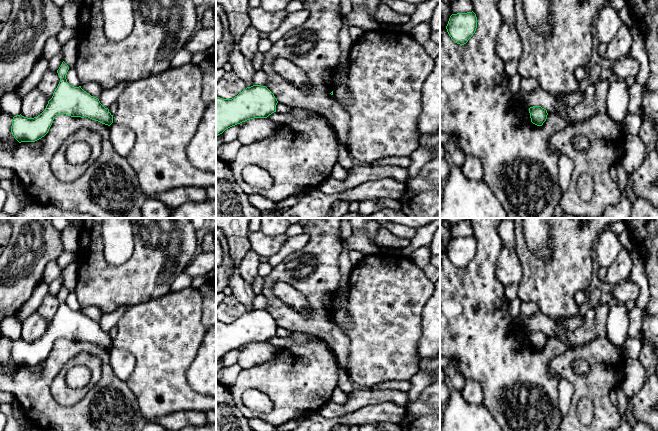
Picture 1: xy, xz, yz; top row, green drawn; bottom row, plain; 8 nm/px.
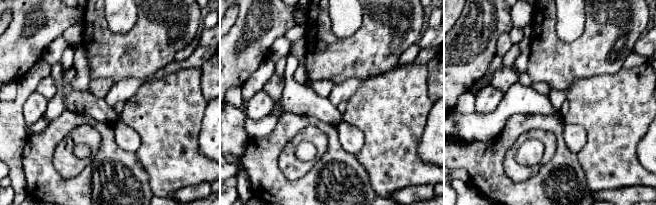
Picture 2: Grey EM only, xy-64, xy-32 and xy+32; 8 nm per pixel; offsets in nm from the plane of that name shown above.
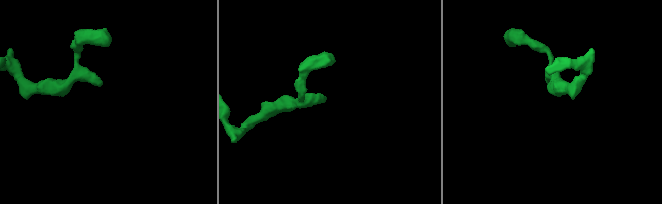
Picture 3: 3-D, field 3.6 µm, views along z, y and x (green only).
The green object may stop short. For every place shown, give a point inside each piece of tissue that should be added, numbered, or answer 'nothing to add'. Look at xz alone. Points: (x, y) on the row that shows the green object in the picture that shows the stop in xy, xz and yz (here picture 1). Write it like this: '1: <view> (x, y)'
nothing to add

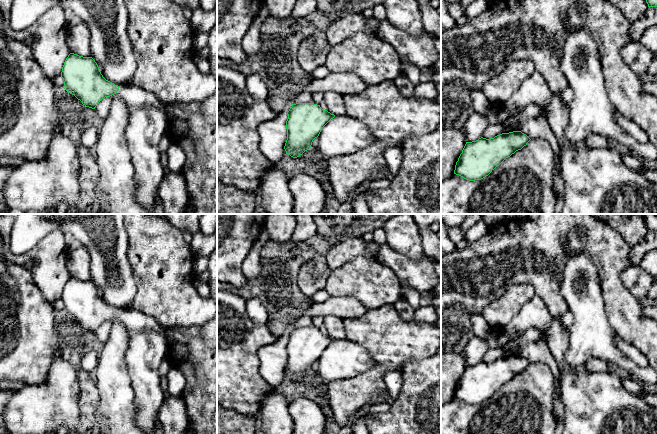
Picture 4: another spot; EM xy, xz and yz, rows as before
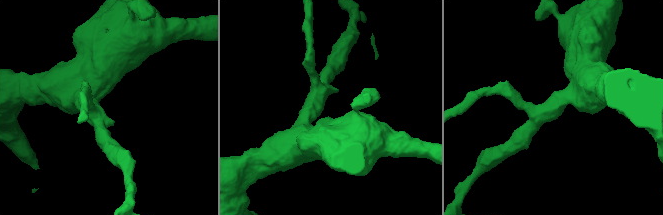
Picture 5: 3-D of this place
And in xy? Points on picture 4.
1: xy (135, 97)

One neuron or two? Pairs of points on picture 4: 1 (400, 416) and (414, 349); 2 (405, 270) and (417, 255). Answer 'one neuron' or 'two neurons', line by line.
1: two neurons
2: two neurons

